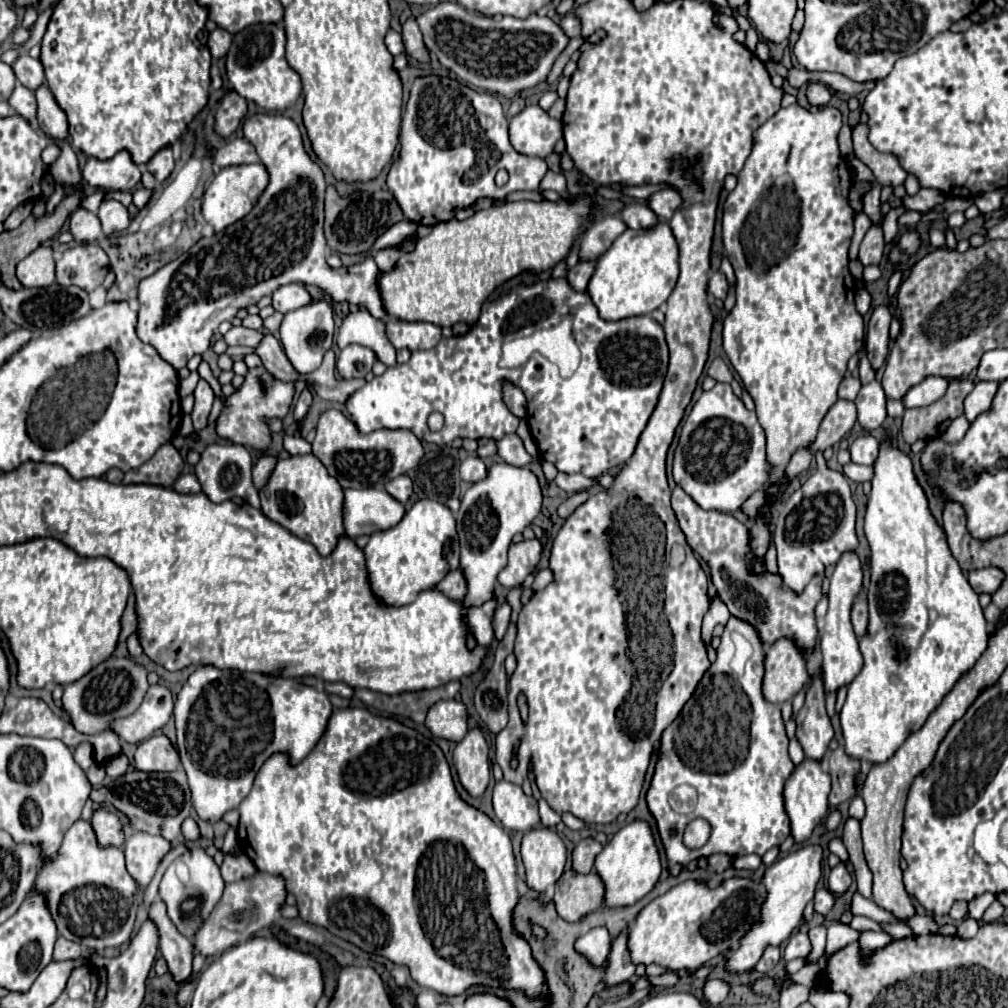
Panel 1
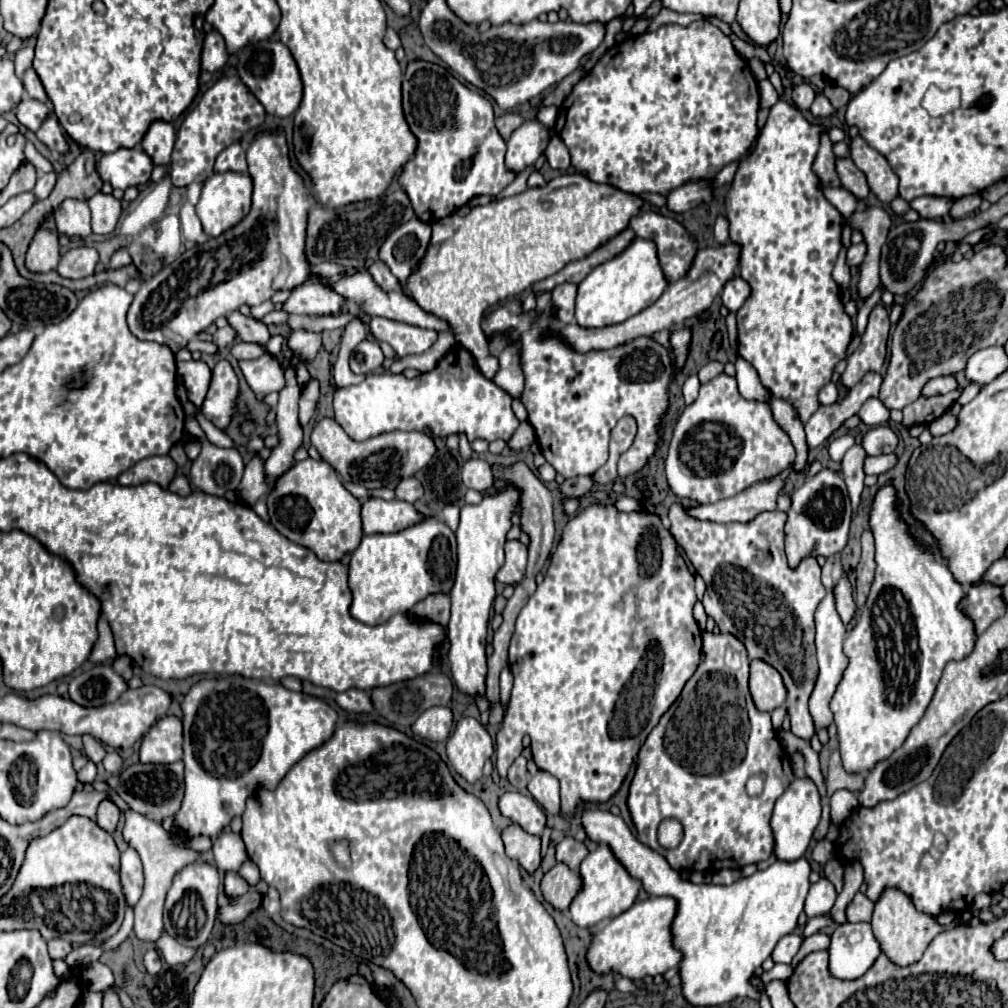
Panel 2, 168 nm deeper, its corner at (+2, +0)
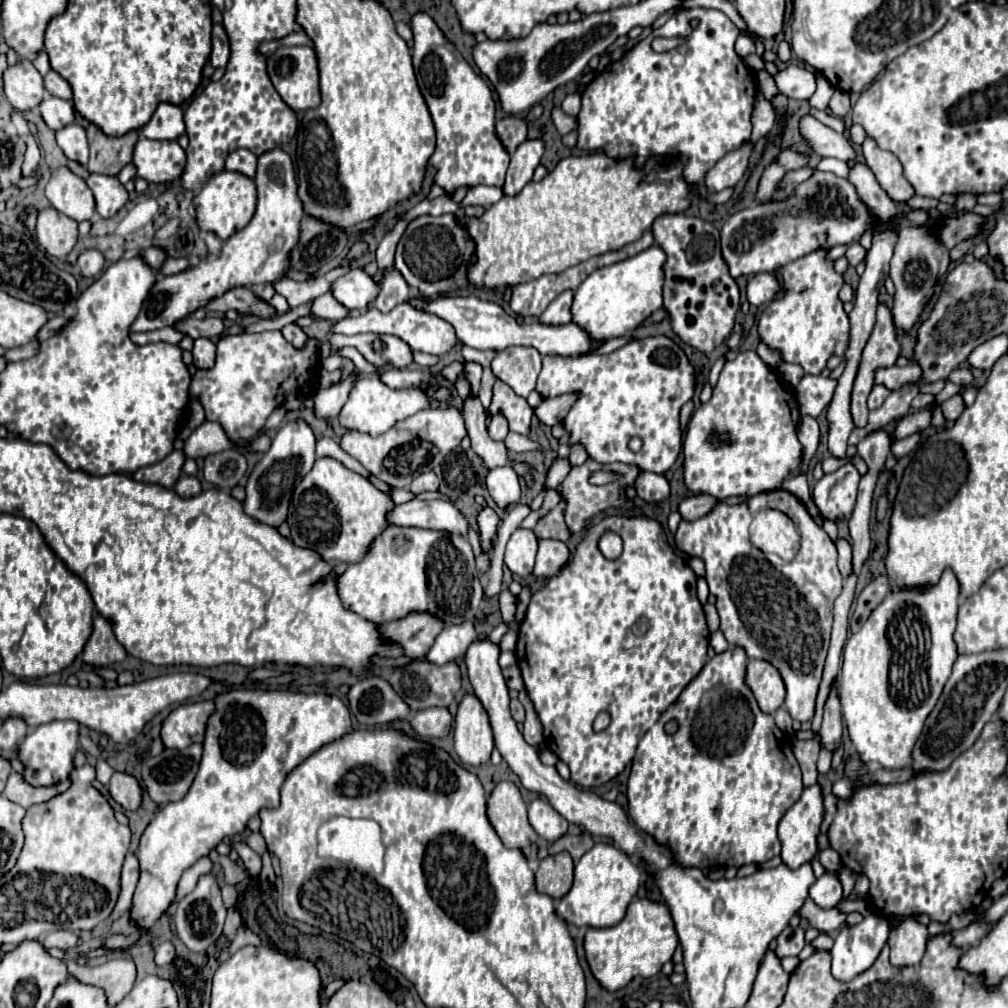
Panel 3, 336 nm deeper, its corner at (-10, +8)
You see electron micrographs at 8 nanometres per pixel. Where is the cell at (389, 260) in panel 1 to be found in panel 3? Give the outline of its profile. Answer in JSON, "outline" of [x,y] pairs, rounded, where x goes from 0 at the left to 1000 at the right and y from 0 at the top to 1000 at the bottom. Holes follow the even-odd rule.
{"outline":[[[391,266],[389,270],[385,270],[377,282],[377,292],[371,300],[371,304],[379,310],[387,310],[393,302],[403,300],[407,294],[407,284],[403,282],[401,274],[397,274],[397,270]]]}

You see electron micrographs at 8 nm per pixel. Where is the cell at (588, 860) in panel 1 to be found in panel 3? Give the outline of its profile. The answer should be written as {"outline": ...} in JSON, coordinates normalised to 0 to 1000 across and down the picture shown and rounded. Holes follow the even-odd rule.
{"outline":[[[581,825],[575,827],[575,829],[565,829],[565,827],[562,827],[562,829],[558,829],[556,833],[552,833],[552,835],[546,839],[546,847],[554,847],[554,845],[562,843],[562,845],[567,847],[569,853],[575,853],[587,839],[589,839],[589,833],[587,833],[587,829],[581,827]]]}

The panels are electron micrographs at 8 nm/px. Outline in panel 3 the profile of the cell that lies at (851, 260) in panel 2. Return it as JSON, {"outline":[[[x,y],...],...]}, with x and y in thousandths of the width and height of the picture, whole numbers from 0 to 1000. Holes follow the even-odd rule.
{"outline":[[[851,240],[843,242],[843,246],[841,246],[841,250],[839,250],[839,256],[841,256],[843,264],[849,264],[851,260],[855,260],[855,258],[857,258],[857,254],[859,254],[859,248],[857,248]]]}

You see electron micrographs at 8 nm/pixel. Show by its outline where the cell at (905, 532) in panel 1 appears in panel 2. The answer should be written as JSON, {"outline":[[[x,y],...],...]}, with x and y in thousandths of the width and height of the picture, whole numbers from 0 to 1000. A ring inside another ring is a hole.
{"outline":[[[883,478],[873,484],[867,494],[863,526],[869,534],[869,573],[849,623],[837,635],[841,663],[837,665],[837,671],[823,694],[837,764],[849,768],[863,766],[873,754],[879,754],[897,738],[901,726],[917,710],[937,661],[944,655],[954,655],[960,651],[968,635],[964,617],[950,605],[950,597],[956,593],[956,583],[944,573],[944,567],[935,556],[929,556],[921,544],[913,544],[901,530],[901,522],[889,508],[889,488]]]}

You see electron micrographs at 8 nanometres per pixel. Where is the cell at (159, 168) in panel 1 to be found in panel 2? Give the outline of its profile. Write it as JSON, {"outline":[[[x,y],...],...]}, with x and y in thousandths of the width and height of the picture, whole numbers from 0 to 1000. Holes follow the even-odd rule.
{"outline":[[[155,119],[149,123],[139,145],[143,151],[151,155],[153,163],[167,163],[171,147],[173,147],[173,139],[175,139],[175,131],[171,123],[163,119]]]}

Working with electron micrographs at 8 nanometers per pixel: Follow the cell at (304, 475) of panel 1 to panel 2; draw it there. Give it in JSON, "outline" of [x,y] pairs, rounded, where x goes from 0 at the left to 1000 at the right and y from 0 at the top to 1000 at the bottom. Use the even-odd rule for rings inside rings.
{"outline":[[[300,456],[294,458],[280,474],[276,474],[264,494],[268,520],[292,540],[308,544],[317,556],[333,558],[351,548],[361,532],[357,516],[357,496],[349,492],[333,472],[325,458]]]}

